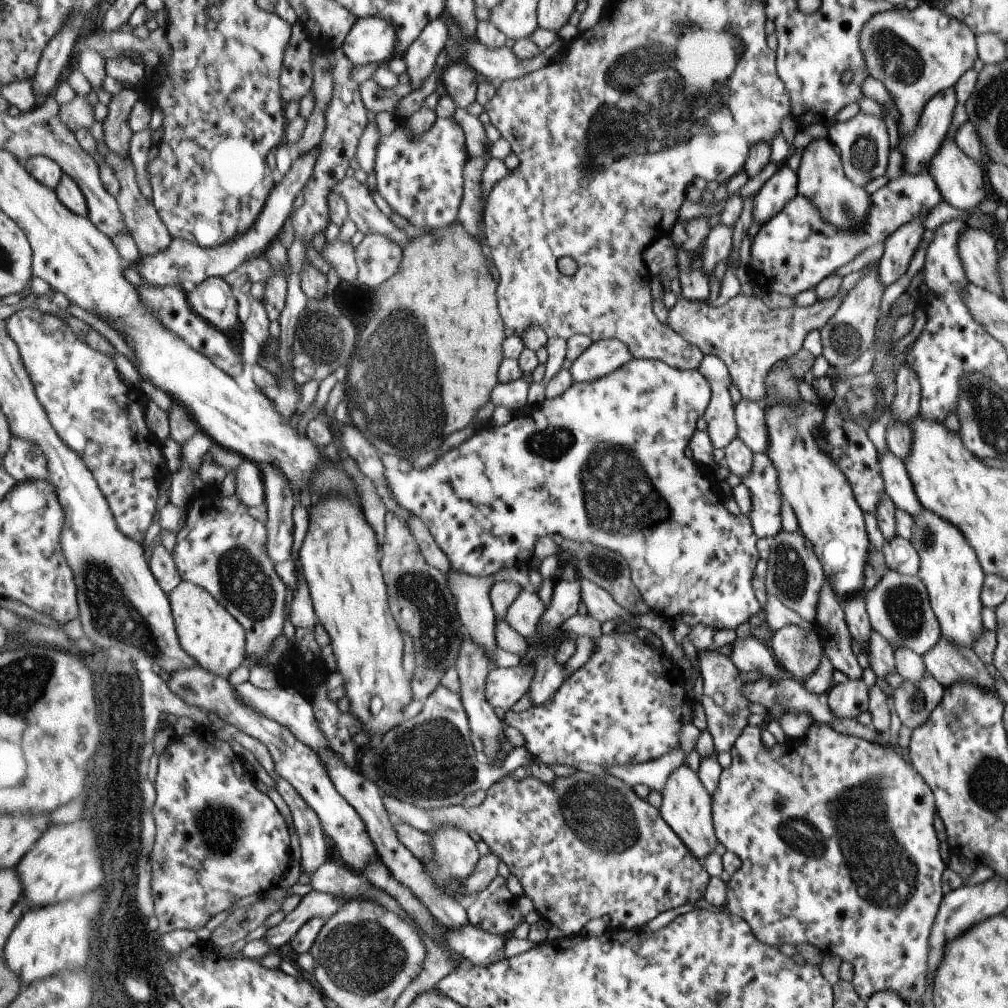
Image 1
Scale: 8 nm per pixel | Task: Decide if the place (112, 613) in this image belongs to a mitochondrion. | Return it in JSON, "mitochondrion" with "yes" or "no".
{"mitochondrion":"yes"}

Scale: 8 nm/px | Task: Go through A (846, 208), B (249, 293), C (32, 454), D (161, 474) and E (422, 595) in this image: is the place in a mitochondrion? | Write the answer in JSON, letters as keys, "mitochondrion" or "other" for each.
{"A":"mitochondrion","B":"other","C":"mitochondrion","D":"other","E":"mitochondrion"}

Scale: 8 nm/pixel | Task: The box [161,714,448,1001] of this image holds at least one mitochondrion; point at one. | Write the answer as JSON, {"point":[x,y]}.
{"point":[361,958]}

